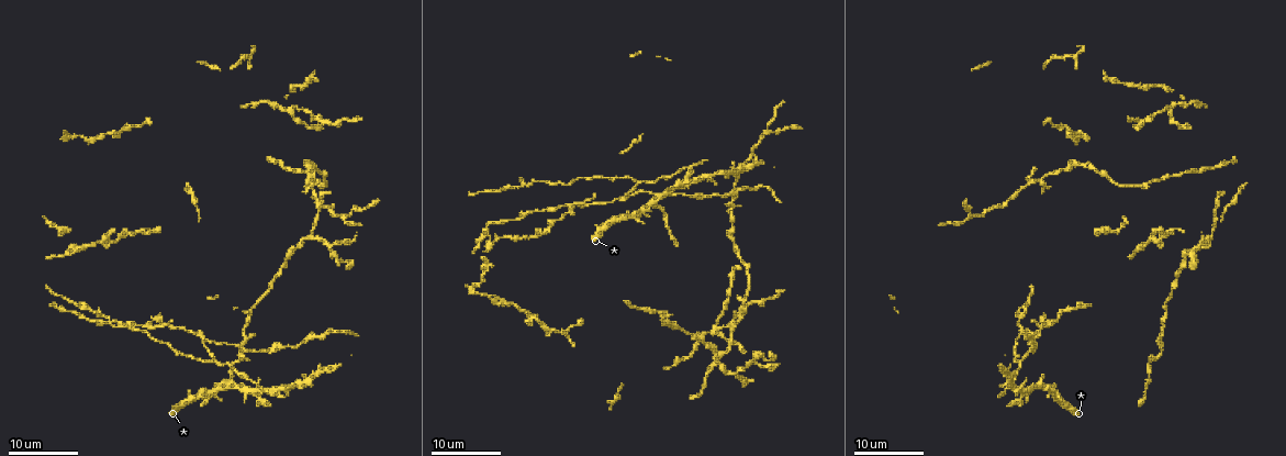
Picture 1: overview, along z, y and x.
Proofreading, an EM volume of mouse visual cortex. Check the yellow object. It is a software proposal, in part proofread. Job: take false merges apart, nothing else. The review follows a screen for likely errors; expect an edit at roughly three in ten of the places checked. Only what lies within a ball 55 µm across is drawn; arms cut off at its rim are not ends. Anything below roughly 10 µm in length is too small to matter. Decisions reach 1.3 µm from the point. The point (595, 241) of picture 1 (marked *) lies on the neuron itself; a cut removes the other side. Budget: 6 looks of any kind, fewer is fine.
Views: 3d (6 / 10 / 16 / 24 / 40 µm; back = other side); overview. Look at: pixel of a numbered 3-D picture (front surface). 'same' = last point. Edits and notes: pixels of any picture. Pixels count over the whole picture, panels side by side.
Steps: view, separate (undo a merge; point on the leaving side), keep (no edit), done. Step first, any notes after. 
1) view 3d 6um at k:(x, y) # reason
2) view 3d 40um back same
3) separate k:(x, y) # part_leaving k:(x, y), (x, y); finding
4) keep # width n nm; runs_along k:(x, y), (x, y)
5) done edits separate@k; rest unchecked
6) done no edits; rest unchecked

view 3d 16um at 1:(182, 356) # thin neck

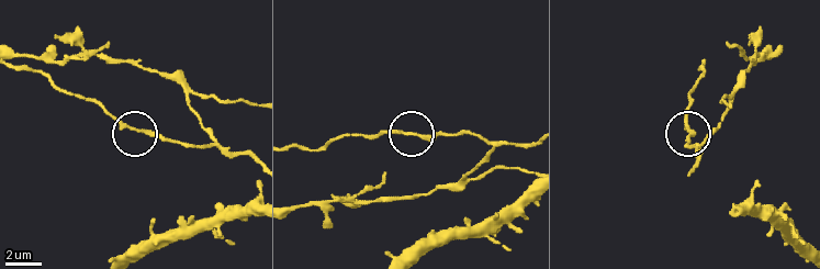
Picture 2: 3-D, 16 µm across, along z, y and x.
view 3d 6um at 2:(689, 129)

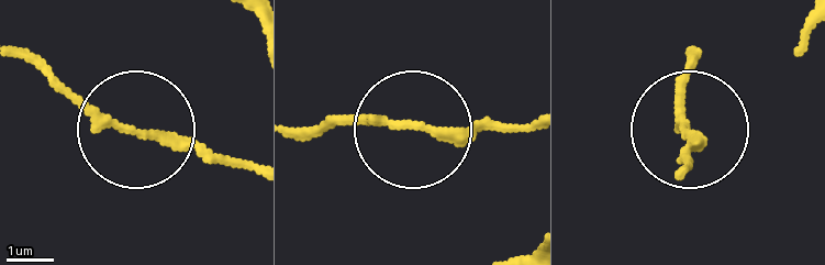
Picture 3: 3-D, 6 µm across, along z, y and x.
keep # all the same neuron

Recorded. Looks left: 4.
view 3d 16um at 1:(530, 212) # sudden change in width

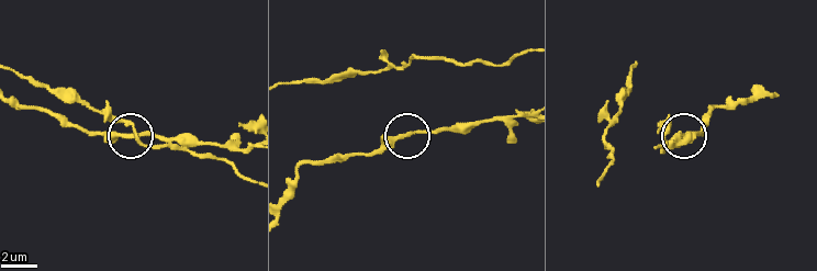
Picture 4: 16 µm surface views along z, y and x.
view 3d 6um at 4:(128, 136)

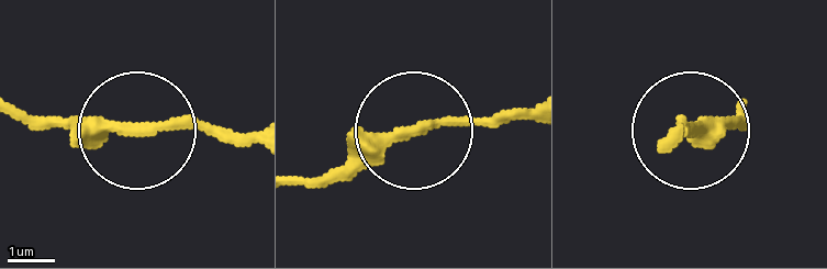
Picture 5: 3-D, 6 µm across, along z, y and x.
keep # runs_along 5:(665, 137), (739, 125); one neuron here

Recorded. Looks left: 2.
view 3d 24um at 1:(627, 198) # three arms meet

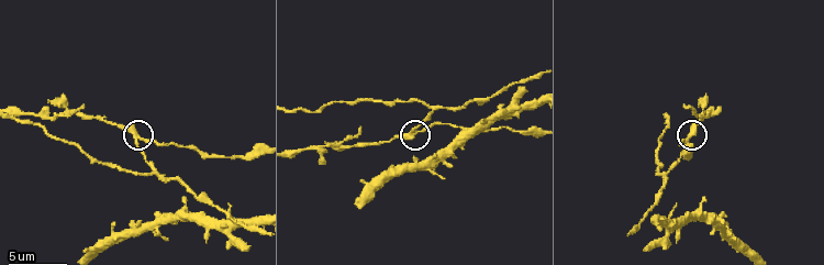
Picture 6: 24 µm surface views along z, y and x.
view 3d 6um at 6:(414, 132)

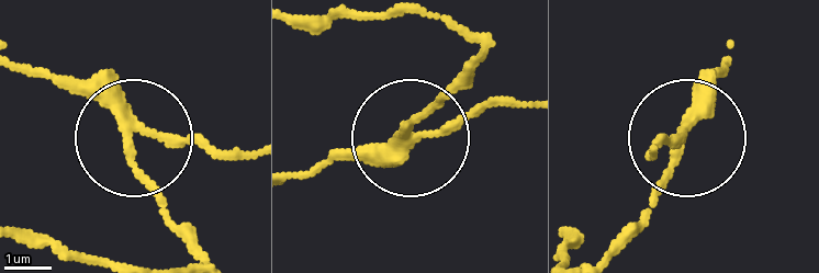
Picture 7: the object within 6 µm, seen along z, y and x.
separate 7:(201, 147) # side_arm 26 um; part_leaving 7:(148, 126), (251, 149); a second neuron is stuck on

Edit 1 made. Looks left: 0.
done edits separate@7; rest unchecked

